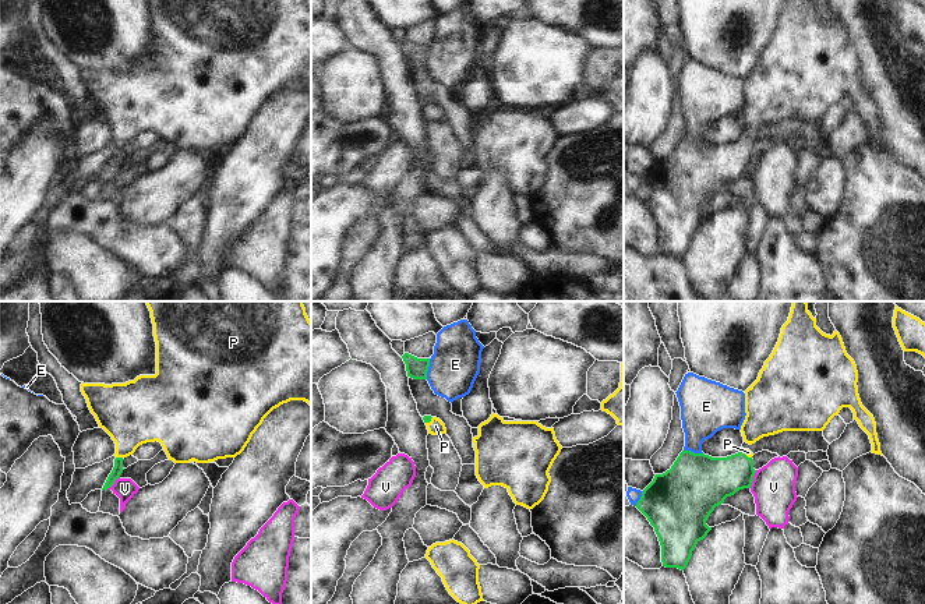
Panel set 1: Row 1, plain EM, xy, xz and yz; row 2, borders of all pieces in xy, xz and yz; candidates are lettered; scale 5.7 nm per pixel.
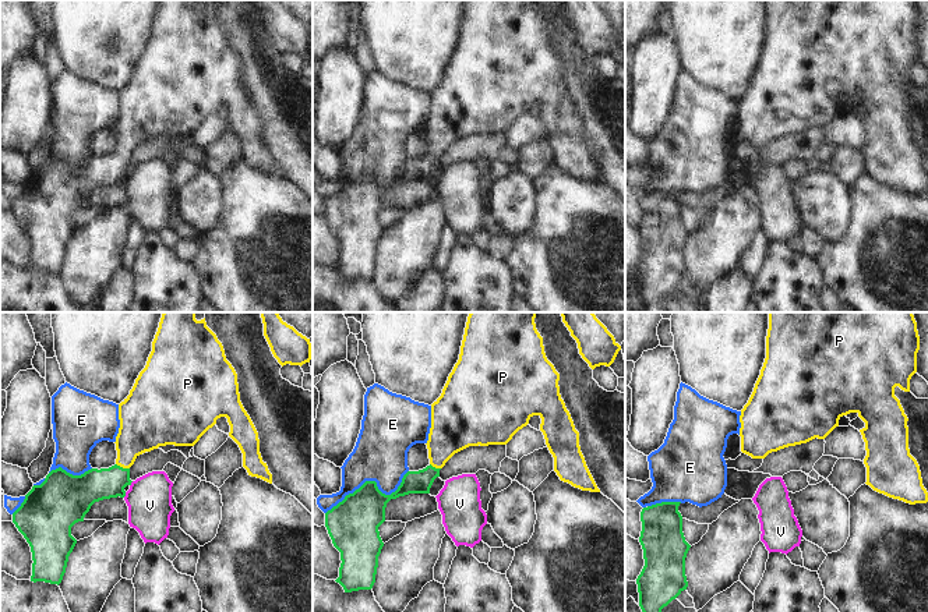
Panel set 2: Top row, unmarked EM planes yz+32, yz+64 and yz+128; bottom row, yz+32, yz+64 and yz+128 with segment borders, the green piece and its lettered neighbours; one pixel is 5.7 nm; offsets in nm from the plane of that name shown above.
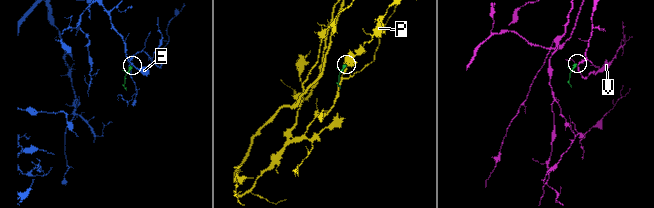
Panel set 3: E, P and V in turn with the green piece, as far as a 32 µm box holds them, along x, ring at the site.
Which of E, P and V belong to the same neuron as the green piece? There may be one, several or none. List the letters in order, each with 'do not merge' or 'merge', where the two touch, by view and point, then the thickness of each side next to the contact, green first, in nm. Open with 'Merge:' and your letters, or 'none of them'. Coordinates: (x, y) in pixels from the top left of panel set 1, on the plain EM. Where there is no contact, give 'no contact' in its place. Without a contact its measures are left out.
Merge: P
E: do not merge; meets green in xz at (427, 56); 120 nm thick on the green side, 280 nm on the other
P: merge; meets green in xy at (119, 145); 60 nm thick on the green side, 320 nm on the other
V: do not merge; meets green in yz at (752, 166); 280 nm thick on the green side, 260 nm on the other

